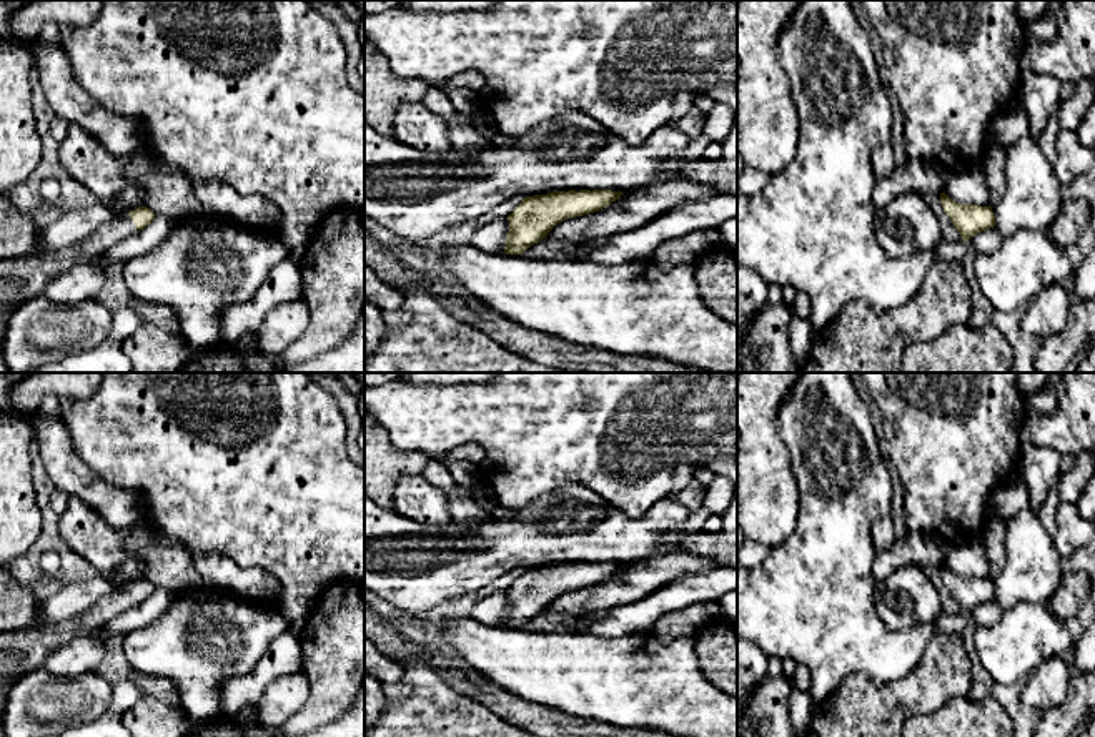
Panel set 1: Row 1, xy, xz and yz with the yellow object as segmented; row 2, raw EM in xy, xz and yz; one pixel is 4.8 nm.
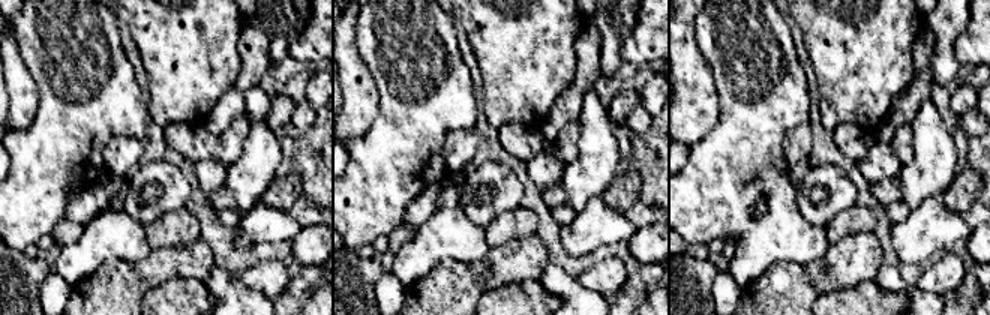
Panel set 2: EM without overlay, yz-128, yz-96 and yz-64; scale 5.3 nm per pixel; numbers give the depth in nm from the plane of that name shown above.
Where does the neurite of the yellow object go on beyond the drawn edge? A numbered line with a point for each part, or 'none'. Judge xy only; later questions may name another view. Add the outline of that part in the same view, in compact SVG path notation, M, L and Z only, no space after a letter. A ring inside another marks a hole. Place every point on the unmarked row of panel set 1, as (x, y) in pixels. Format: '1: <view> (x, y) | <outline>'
1: xy (22, 651) | M130 587L105 596L75 621L58 624L33 624L30 627L0 632L0 737L3 732L3 707L10 687L25 674L43 667L47 657L65 642L87 631L97 631L113 617L131 609L135 601Z

